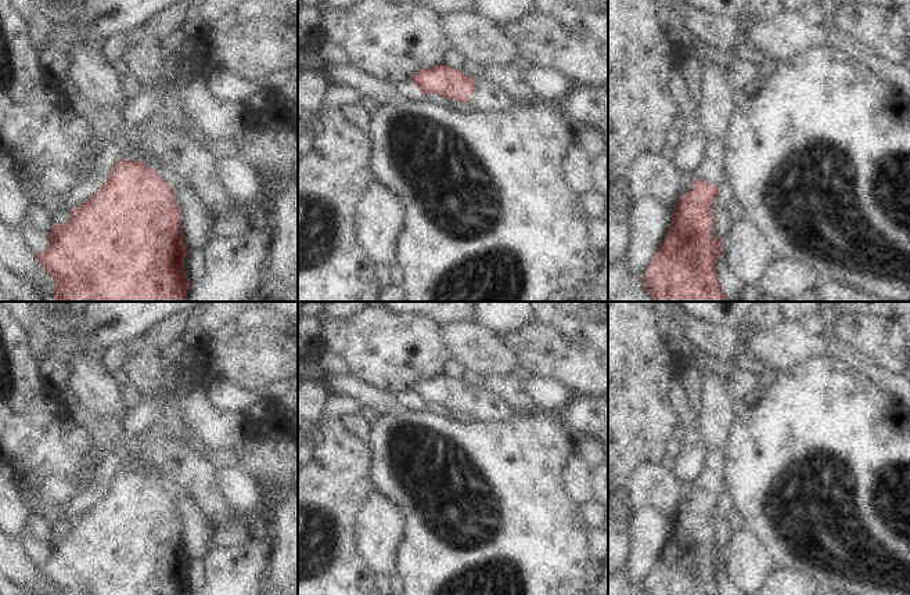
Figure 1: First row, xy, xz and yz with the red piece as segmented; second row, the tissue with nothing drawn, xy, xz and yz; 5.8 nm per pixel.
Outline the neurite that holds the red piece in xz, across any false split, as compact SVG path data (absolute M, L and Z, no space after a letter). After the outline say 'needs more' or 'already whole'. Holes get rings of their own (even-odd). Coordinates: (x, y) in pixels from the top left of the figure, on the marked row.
M443 64L414 73L411 80L425 94L438 94L449 100L468 102L470 109L482 113L507 112L522 105L500 87L482 79L470 77L460 69Z; needs more

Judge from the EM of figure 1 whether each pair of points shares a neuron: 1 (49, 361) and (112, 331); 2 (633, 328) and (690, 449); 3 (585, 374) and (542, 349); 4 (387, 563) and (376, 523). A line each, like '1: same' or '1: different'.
1: same
2: different
3: same
4: same

